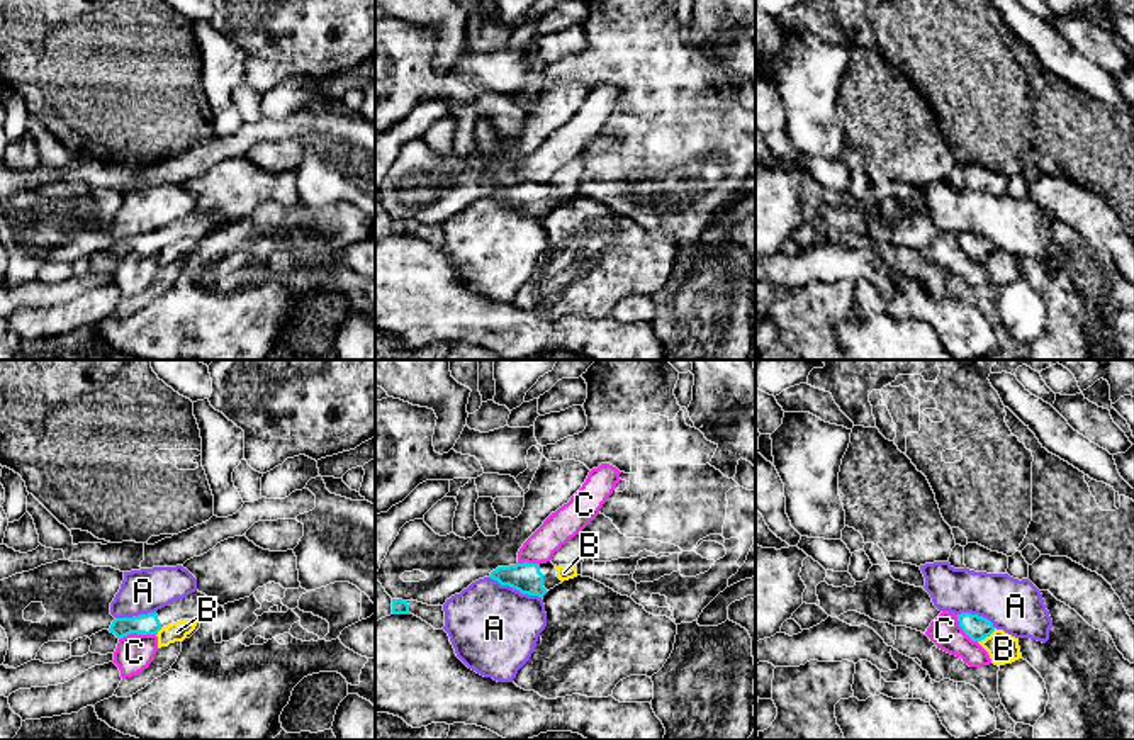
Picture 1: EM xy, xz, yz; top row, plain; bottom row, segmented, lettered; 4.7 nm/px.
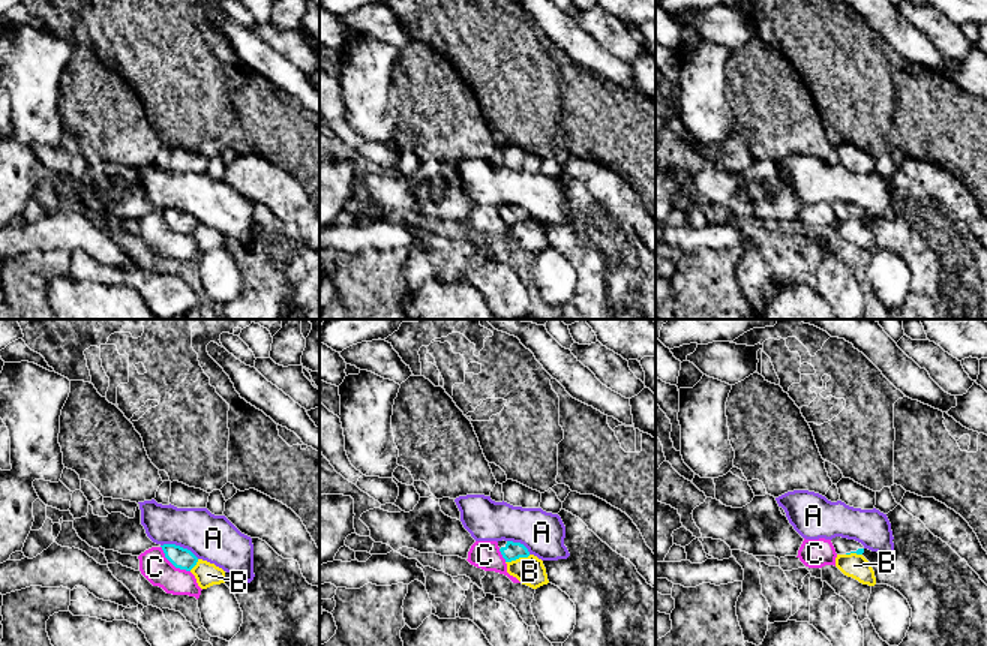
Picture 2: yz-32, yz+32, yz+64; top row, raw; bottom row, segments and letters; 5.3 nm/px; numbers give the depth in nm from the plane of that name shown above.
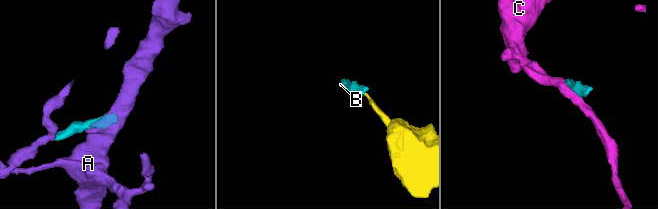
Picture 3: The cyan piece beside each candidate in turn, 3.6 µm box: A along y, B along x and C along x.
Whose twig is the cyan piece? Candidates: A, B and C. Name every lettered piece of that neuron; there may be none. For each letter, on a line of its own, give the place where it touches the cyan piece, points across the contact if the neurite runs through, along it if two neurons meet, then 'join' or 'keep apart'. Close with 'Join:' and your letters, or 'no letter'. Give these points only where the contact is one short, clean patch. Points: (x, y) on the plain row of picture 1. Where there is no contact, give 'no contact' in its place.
A: xz (515, 207) | keep apart
B: yz (987, 255) | along yz (995, 248), (978, 262) | keep apart
C: xy (136, 252) | along xy (155, 253), (128, 253), (119, 260) | keep apart
Join: no letter

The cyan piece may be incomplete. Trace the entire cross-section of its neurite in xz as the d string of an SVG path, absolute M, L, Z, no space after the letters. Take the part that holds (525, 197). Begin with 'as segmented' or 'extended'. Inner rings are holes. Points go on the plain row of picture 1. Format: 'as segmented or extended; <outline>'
extended; M552 182L547 183L516 183L497 187L491 192L491 199L501 205L509 205L521 214L543 217L550 209L562 204Z

